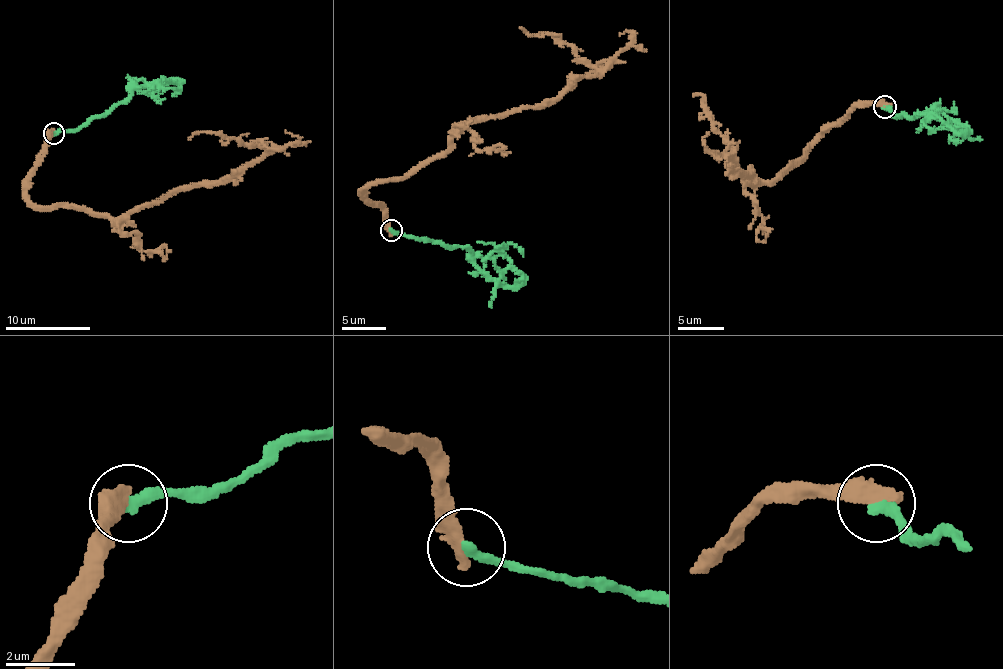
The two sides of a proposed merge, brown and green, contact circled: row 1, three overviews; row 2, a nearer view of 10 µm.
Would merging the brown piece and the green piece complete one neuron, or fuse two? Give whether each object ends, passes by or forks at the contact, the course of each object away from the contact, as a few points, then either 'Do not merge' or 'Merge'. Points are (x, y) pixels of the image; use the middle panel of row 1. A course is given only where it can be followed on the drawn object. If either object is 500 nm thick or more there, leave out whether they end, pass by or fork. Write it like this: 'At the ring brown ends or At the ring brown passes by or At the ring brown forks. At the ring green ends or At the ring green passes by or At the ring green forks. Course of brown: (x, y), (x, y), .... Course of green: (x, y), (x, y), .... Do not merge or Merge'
At the ring brown ends. At the ring green ends. Course of brown: (391, 230), (363, 189), (439, 158), (463, 126), (559, 98), (601, 73), (570, 44), (519, 28). Course of green: (391, 230), (462, 247), (482, 257), (503, 255), (521, 274), (515, 279). Do not merge

